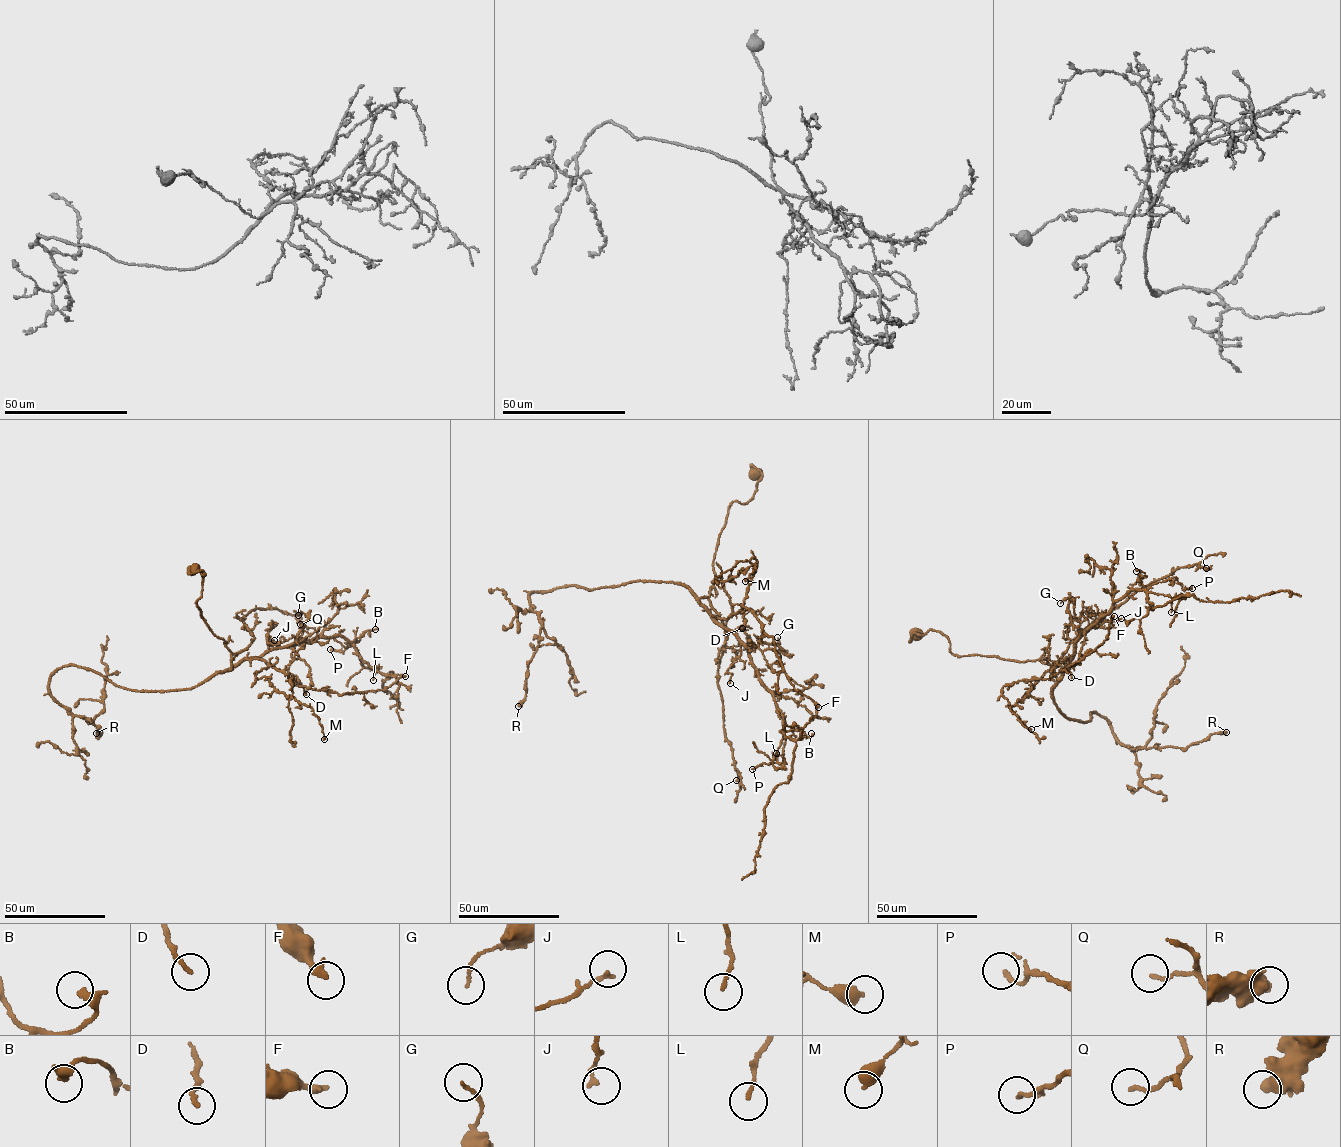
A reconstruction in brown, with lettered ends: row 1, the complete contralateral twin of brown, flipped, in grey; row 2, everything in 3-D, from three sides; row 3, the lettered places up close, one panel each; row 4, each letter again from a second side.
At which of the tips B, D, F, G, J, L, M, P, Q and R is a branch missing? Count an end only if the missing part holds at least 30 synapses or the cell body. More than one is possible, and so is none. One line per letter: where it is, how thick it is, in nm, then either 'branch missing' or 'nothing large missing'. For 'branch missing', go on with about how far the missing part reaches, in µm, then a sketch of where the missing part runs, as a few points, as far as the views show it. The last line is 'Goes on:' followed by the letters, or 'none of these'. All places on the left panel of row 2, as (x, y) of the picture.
B: at (375, 629); 320 nm thick; nothing large missing
D: at (306, 694); 190 nm thick; nothing large missing
F: at (405, 676); 320 nm thick; nothing large missing
G: at (298, 615); 100 nm thick; nothing large missing
J: at (274, 640); 170 nm thick; nothing large missing
L: at (373, 680); 130 nm thick; nothing large missing
M: at (324, 739); 550 nm thick; nothing large missing
P: at (330, 649); 150 nm thick; nothing large missing
Q: at (300, 624); 140 nm thick; nothing large missing
R: at (96, 733); 550 nm thick; nothing large missing
Goes on: none of these

